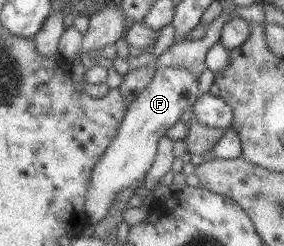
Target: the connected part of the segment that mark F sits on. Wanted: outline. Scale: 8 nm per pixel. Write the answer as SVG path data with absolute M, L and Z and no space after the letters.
M182 67L156 68L152 82L128 105L117 135L93 168L84 206L90 225L94 226L106 217L119 192L144 181L155 161L160 138L166 135L166 131L180 120L184 110L191 108L201 95L196 77L190 71Z

